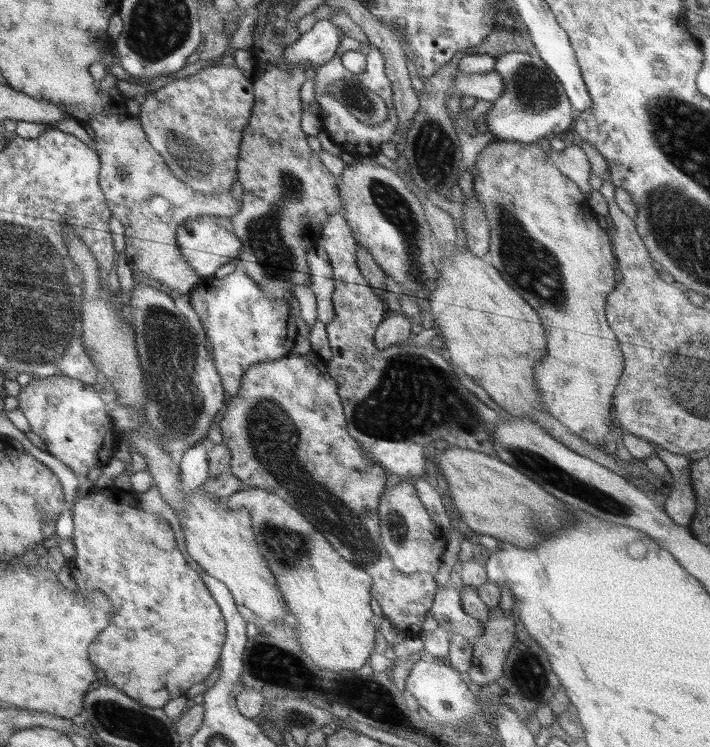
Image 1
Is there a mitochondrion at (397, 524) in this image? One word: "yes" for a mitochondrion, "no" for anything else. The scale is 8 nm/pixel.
yes

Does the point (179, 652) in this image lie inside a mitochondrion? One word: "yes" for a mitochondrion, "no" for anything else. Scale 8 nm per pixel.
no

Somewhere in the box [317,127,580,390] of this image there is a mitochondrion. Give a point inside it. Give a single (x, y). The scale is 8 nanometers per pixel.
(530, 264)

